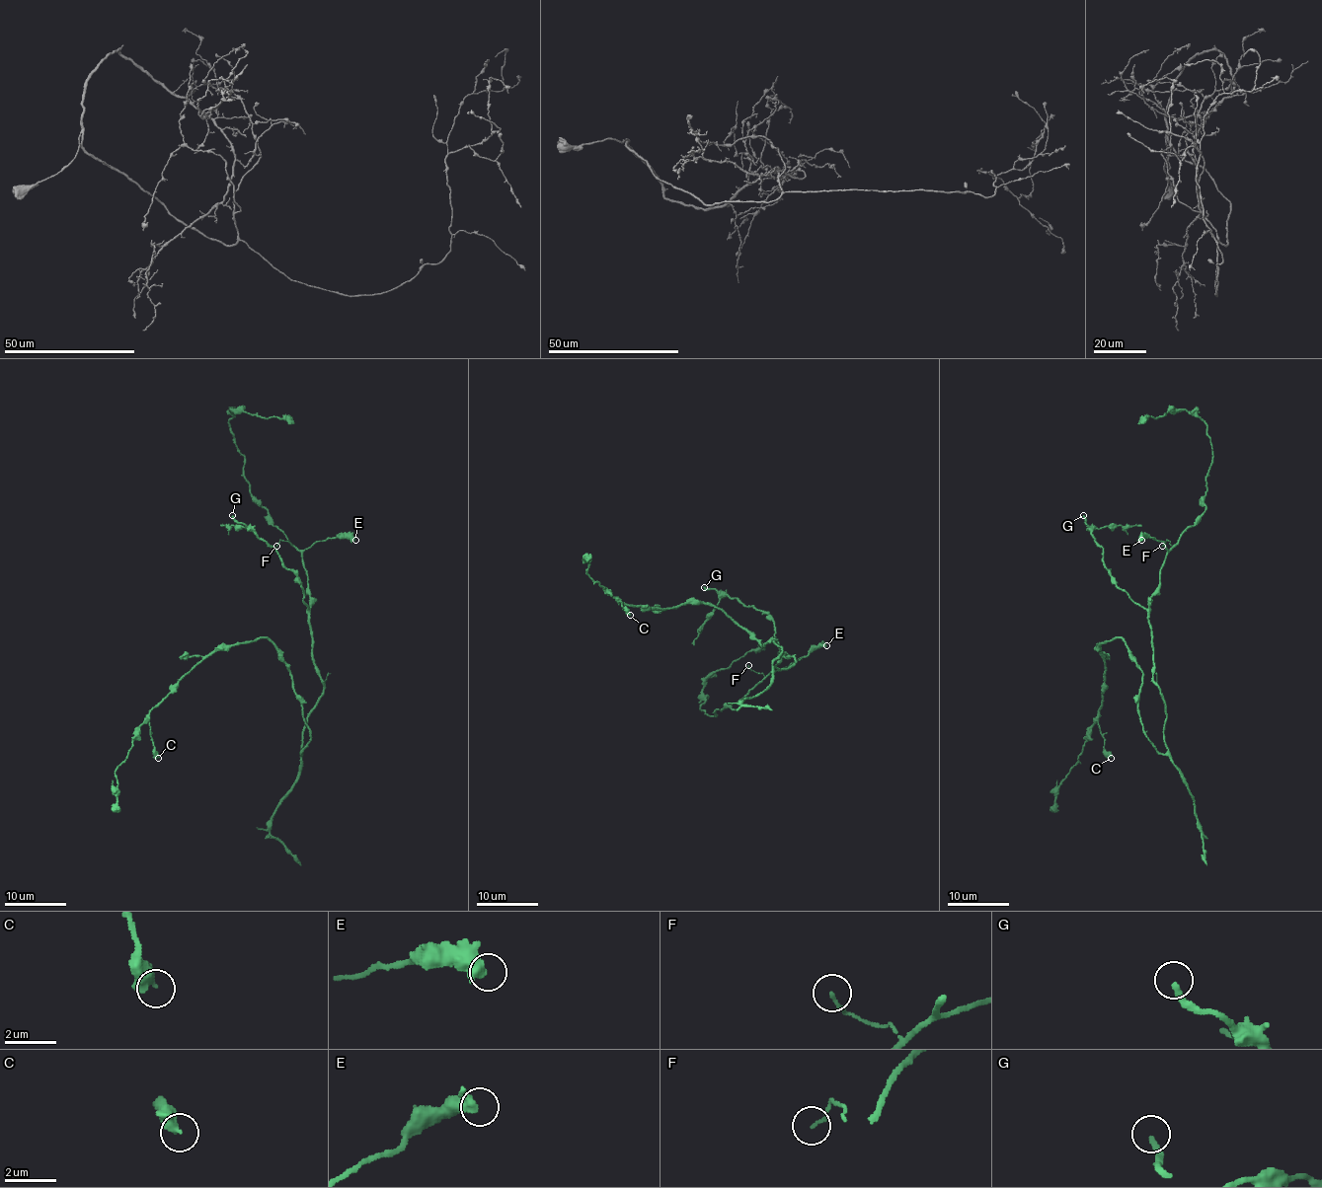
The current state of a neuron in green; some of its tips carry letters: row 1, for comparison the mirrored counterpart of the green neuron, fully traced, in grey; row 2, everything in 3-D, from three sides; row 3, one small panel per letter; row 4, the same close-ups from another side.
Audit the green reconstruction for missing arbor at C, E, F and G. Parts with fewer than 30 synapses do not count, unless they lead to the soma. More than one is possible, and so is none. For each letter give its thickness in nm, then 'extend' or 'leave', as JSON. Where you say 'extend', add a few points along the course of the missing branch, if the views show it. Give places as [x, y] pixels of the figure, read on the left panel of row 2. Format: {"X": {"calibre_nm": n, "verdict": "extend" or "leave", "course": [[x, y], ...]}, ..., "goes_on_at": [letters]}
{"C": {"calibre_nm": 500, "verdict": "leave"}, "E": {"calibre_nm": 500, "verdict": "leave"}, "F": {"calibre_nm": 110, "verdict": "leave"}, "G": {"calibre_nm": 220, "verdict": "extend", "course": [[232, 515], [193, 482], [191, 474], [171, 451], [171, 443], [165, 460]]}, "goes_on_at": ["G"]}

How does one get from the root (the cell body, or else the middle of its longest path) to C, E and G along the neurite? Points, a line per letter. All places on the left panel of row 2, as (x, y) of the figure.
C: (307, 719), (301, 753), (310, 739), (301, 698), (266, 637), (218, 647), (149, 712), (158, 758)
E: (307, 719), (323, 692), (323, 682), (312, 654), (309, 587), (303, 552), (328, 538), (355, 540)
G: (307, 719), (323, 692), (323, 682), (312, 654), (303, 587), (279, 555), (232, 515)

